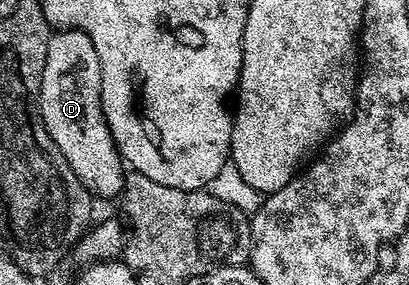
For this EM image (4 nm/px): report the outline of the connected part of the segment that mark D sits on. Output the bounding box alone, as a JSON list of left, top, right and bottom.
[40,29,126,200]

